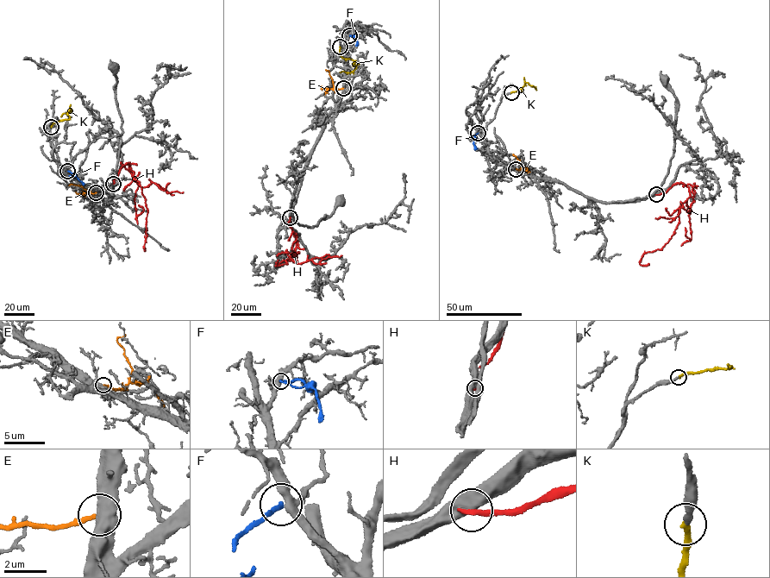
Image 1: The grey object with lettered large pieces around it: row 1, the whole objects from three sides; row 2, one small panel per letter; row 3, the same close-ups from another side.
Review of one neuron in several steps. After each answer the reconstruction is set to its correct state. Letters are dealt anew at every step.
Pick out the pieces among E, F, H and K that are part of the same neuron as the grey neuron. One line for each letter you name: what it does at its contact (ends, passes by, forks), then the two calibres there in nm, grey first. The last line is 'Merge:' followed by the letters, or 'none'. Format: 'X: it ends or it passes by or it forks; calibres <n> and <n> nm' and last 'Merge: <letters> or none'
K: it ends; calibres 220 and 200 nm
Merge: K

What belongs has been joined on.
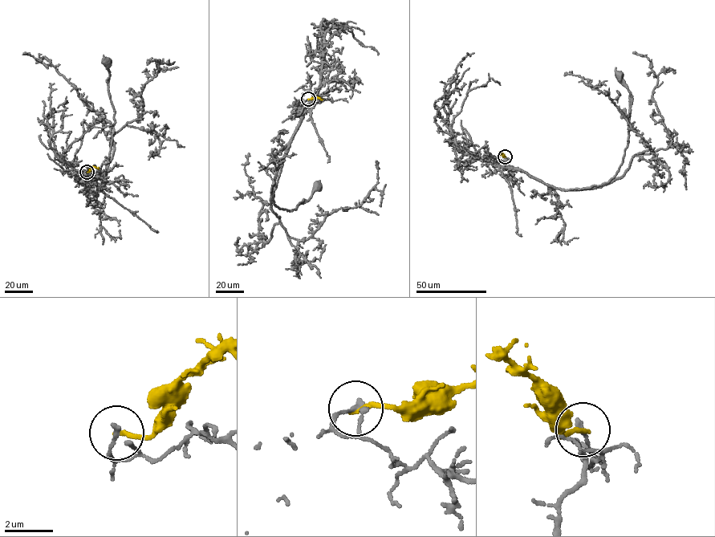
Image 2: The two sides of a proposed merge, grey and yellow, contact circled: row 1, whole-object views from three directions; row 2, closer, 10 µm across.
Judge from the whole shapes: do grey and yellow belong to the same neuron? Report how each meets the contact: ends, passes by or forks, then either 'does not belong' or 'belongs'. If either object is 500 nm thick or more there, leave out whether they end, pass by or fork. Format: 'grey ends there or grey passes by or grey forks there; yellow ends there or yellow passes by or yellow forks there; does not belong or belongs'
grey ends there; yellow ends there; does not belong

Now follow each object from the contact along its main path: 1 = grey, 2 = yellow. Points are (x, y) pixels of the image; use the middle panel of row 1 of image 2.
1: (308, 99), (314, 103), (306, 108), (284, 156), (274, 203), (279, 208), (296, 209), (309, 199), (318, 186)
2: (308, 99), (316, 97), (322, 100)

